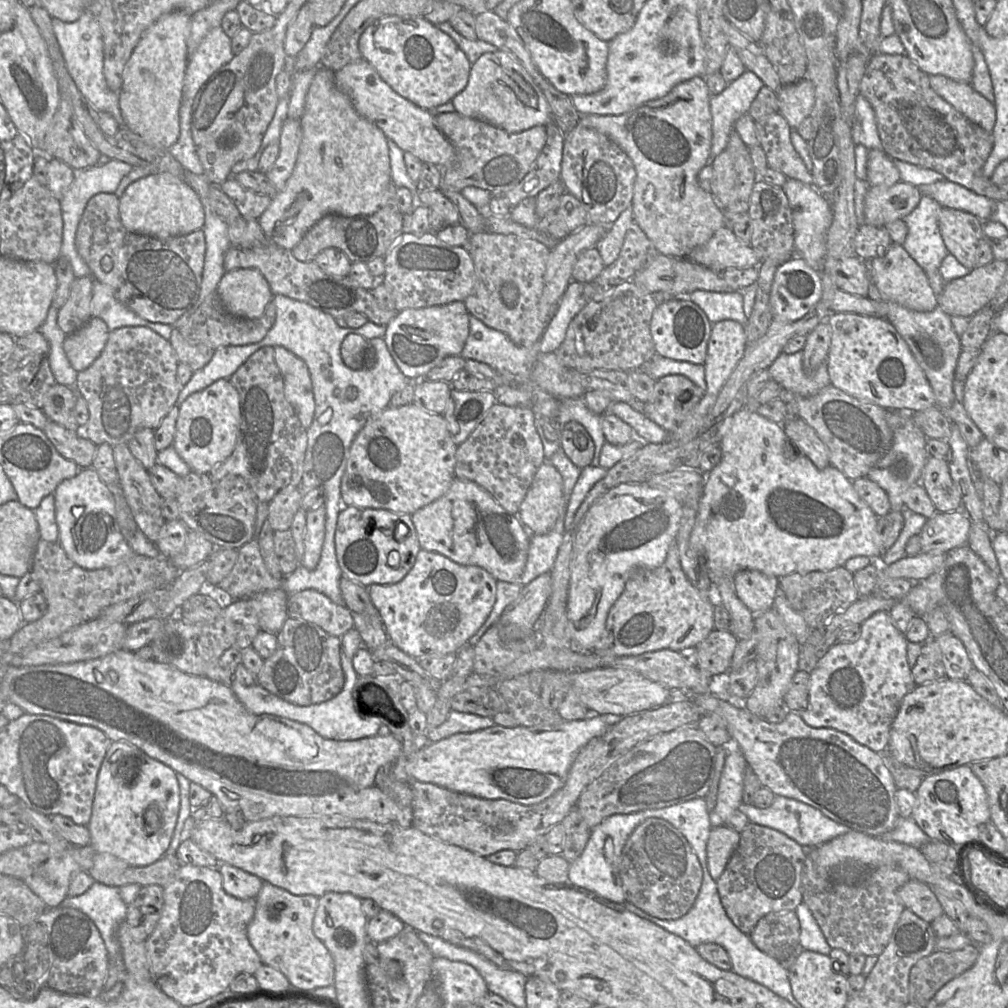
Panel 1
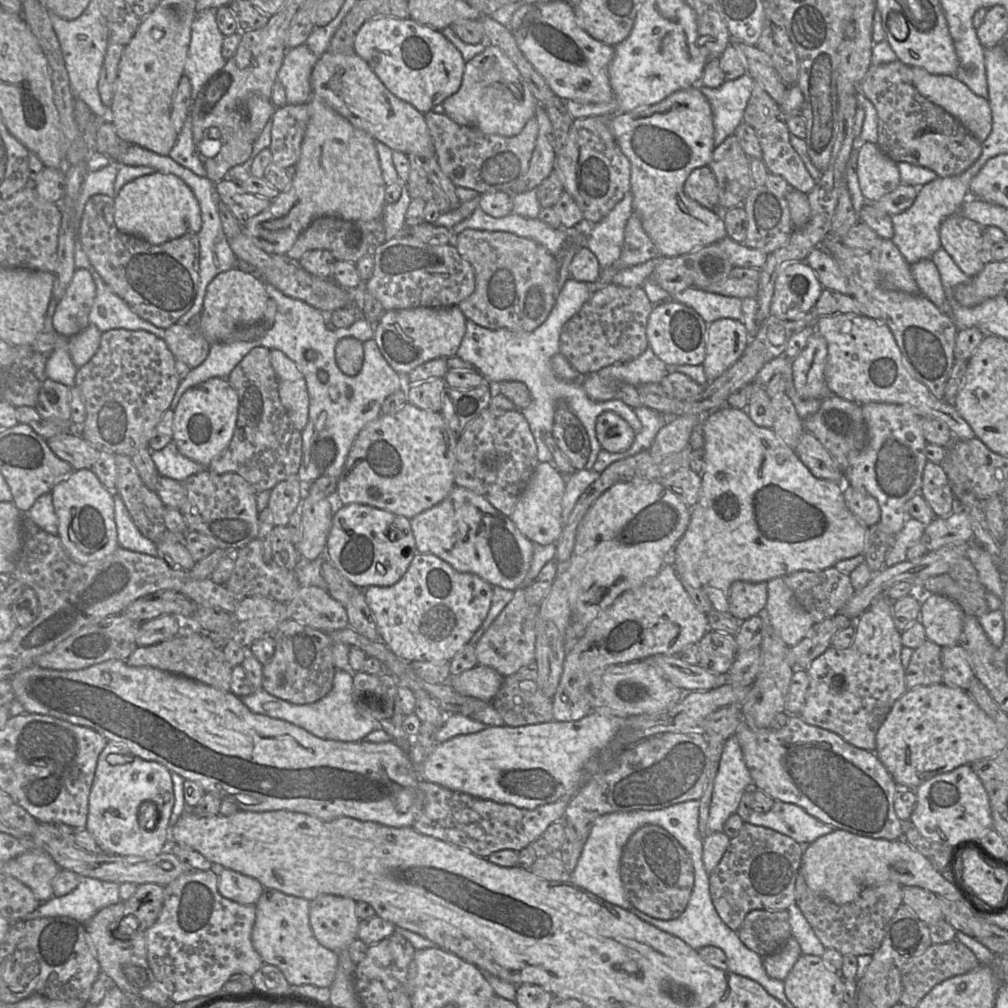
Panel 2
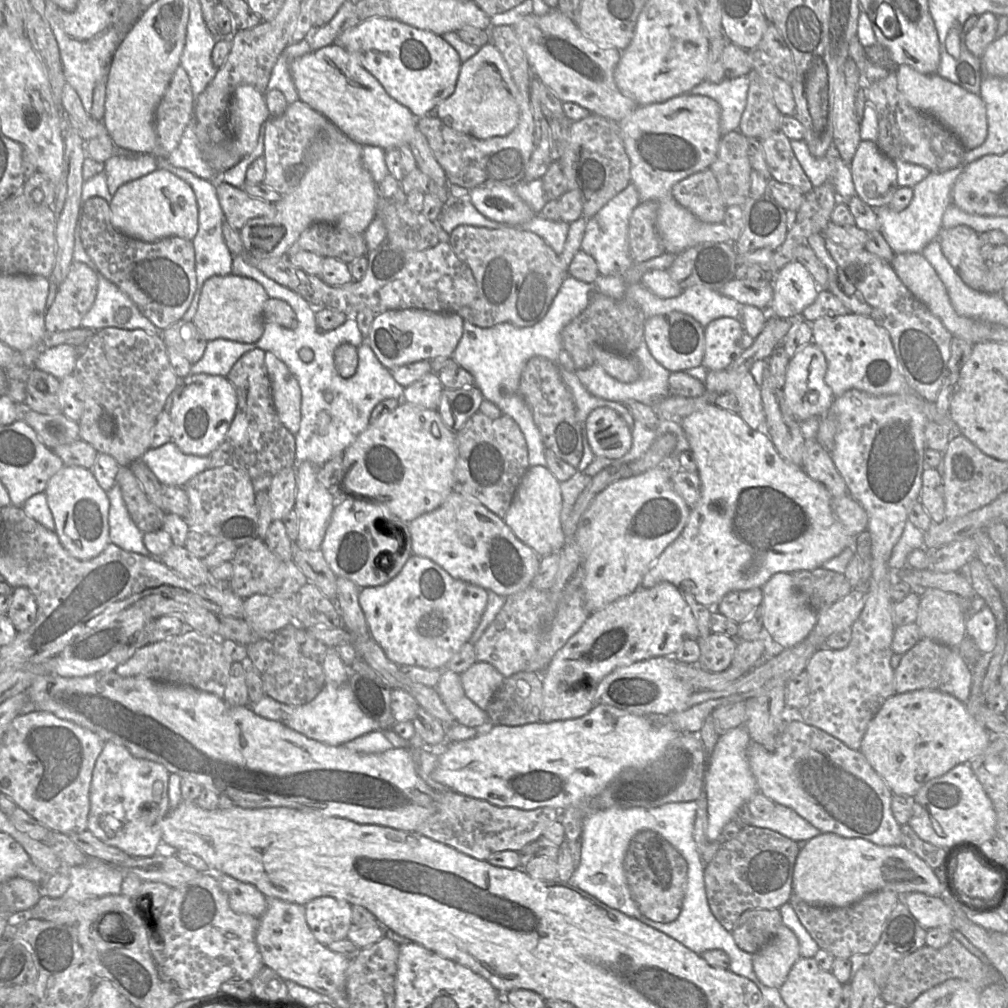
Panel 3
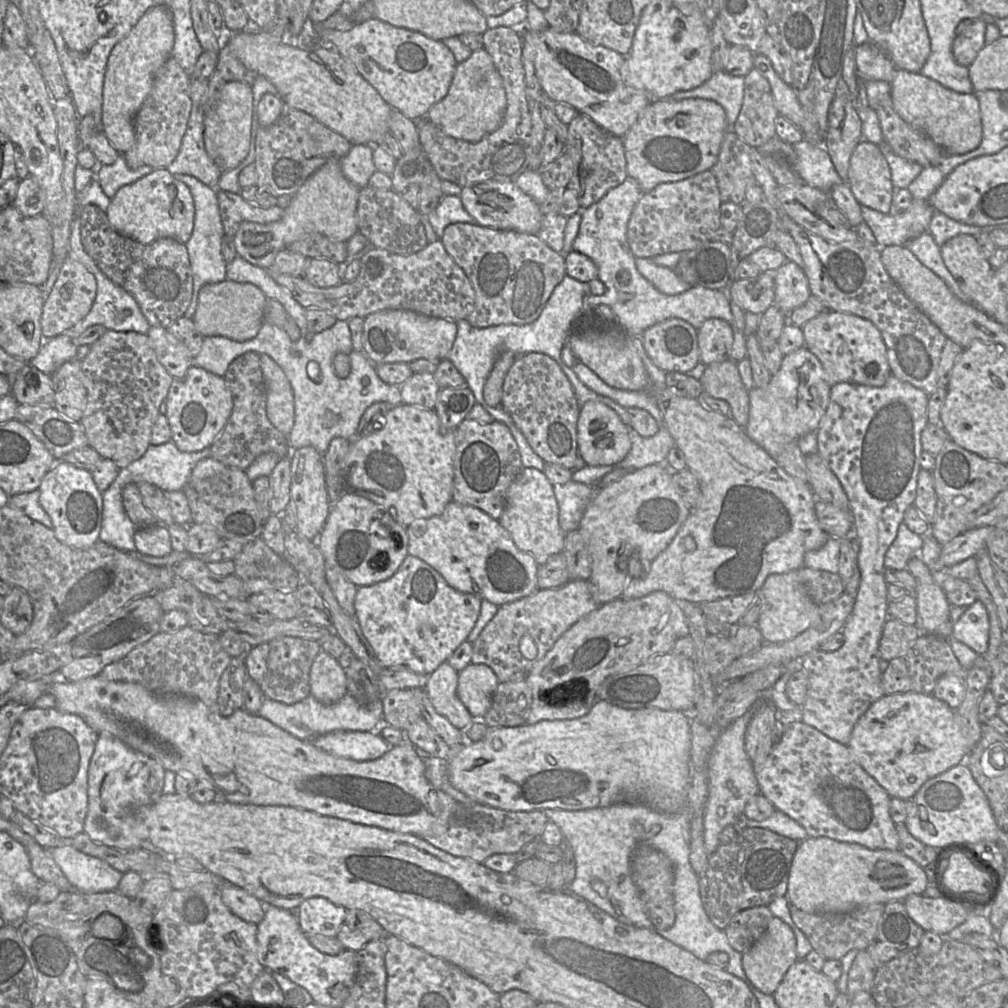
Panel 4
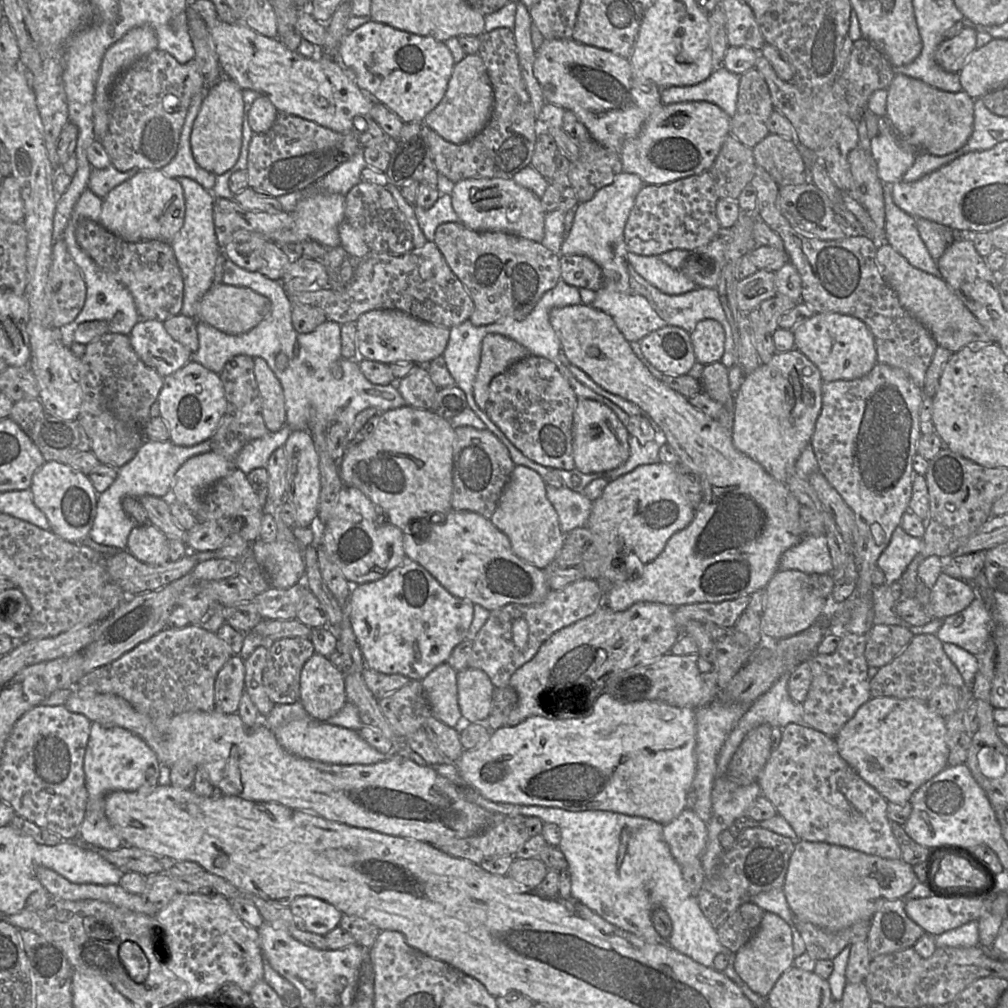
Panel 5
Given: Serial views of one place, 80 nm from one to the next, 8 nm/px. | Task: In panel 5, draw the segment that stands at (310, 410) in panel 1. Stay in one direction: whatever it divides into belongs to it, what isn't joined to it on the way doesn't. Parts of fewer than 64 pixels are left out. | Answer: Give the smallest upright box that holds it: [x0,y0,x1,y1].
[254,357,286,432]

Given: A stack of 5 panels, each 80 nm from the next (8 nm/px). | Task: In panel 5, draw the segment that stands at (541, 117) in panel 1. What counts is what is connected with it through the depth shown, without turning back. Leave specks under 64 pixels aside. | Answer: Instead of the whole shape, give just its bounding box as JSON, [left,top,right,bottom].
[424,54,494,144]

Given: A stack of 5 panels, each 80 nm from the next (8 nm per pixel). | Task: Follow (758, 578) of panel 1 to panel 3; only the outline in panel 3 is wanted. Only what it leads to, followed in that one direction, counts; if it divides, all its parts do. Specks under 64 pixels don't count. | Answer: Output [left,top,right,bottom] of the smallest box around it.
[715,588,762,623]

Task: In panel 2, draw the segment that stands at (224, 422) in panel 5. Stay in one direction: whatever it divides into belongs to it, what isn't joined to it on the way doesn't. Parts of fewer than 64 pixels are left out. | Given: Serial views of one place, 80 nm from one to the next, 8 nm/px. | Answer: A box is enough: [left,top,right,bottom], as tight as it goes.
[206,347,302,493]

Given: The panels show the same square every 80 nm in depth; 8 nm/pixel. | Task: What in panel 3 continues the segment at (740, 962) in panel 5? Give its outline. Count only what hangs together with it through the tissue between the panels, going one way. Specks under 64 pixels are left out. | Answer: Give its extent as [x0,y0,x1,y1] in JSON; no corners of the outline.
[753,924,800,988]

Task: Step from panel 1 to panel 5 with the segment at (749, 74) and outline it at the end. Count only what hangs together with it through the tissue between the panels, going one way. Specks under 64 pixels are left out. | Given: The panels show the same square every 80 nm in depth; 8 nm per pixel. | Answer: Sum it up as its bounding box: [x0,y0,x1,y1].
[661,67,740,117]

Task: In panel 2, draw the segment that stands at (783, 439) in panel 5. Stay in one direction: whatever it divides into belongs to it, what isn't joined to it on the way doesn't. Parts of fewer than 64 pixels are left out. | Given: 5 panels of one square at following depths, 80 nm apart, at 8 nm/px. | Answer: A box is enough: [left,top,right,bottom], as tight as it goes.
[792,331,831,399]

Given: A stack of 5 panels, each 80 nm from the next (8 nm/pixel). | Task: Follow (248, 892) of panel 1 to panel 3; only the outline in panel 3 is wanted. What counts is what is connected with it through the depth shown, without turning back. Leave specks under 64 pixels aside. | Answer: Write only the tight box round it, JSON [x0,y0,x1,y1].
[218,874,267,919]

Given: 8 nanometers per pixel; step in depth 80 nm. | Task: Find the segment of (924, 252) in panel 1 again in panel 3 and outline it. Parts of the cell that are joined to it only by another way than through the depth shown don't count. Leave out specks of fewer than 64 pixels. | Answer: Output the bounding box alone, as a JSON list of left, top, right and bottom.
[874,166,966,254]

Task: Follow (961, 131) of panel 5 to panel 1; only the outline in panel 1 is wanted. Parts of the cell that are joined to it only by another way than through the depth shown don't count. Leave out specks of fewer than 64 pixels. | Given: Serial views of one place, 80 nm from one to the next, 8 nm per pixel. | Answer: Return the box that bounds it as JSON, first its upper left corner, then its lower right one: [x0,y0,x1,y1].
[929,75,996,132]

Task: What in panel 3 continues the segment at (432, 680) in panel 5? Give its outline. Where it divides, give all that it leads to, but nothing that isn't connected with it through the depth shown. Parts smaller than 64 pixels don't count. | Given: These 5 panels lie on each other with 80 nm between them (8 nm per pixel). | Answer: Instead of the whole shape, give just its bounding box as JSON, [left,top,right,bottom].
[435,668,488,728]

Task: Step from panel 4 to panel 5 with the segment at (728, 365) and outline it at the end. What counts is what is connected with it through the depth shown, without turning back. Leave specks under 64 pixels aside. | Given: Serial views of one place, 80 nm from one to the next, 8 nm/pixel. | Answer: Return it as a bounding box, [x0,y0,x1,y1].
[701,361,734,408]

